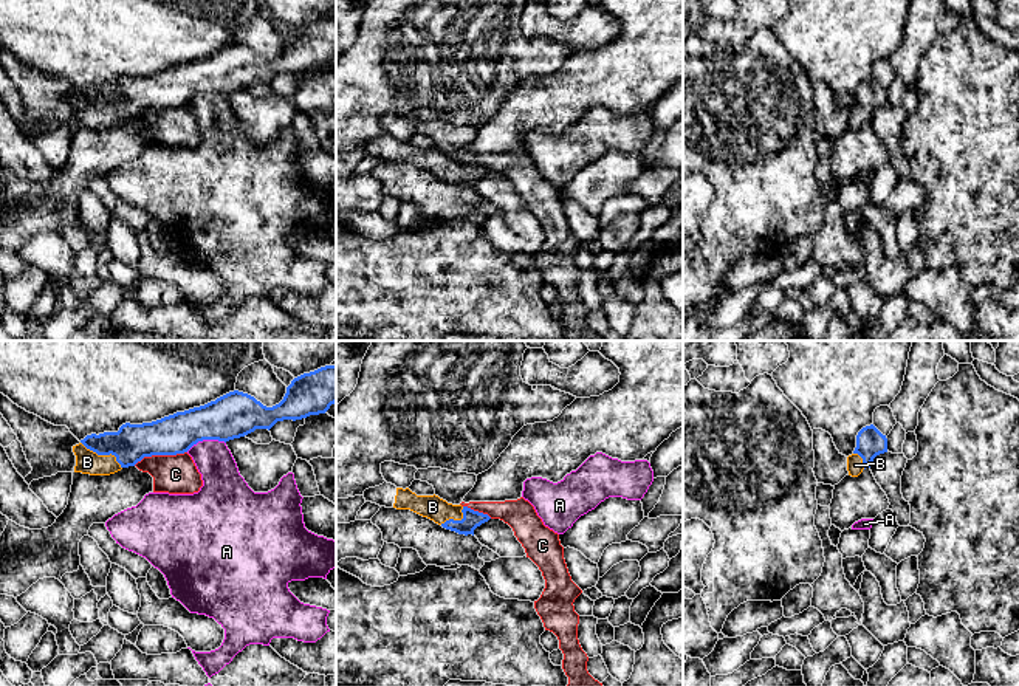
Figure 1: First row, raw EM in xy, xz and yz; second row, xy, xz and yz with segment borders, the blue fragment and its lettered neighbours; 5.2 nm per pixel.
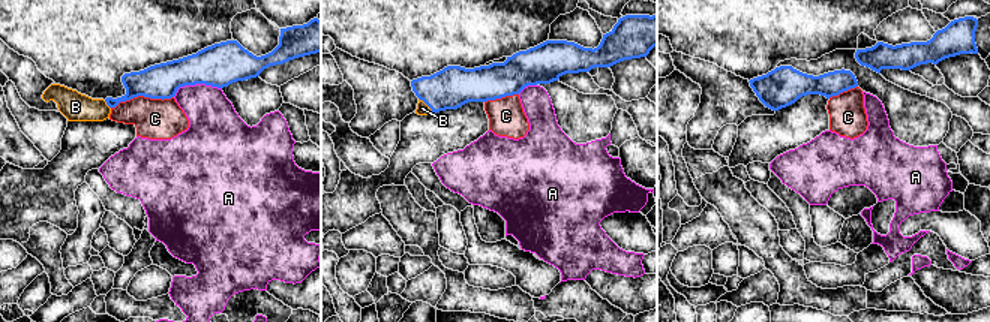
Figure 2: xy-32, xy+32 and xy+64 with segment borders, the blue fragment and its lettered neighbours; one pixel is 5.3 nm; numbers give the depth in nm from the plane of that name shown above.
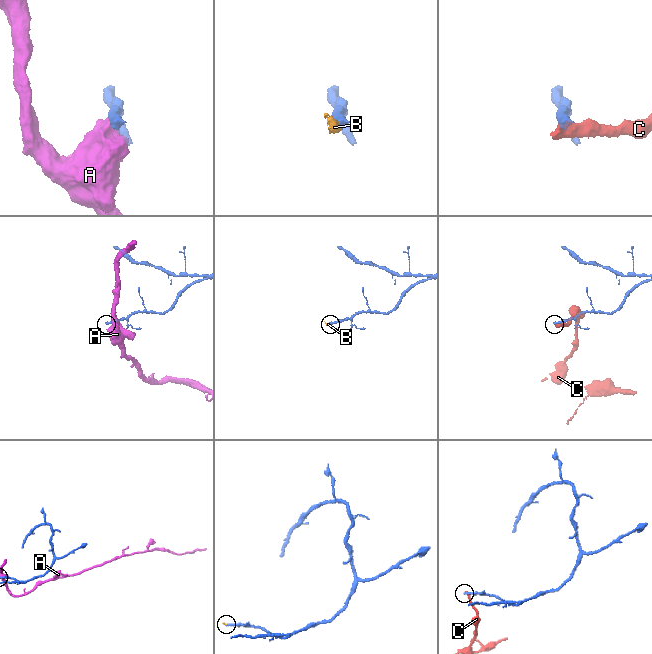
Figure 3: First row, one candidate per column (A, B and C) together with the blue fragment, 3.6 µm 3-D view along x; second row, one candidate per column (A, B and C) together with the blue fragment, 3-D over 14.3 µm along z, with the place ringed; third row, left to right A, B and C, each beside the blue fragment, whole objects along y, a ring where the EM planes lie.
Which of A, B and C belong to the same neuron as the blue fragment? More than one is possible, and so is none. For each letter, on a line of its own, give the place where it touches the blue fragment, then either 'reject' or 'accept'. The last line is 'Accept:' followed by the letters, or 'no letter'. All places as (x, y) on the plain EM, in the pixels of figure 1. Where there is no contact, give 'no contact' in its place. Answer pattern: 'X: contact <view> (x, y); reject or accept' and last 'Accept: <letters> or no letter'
A: contact xy (205, 92); reject
B: contact xy (104, 107); accept
C: contact xy (160, 107); reject
Accept: B

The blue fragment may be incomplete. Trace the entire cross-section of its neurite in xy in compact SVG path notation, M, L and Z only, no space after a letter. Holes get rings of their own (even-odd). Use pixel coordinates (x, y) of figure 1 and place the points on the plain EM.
M325 19L291 34L283 53L266 60L234 43L204 59L142 77L125 76L118 85L91 87L73 99L74 125L110 129L144 110L187 105L203 93L229 94L277 74L325 67L336 56L336 19Z

